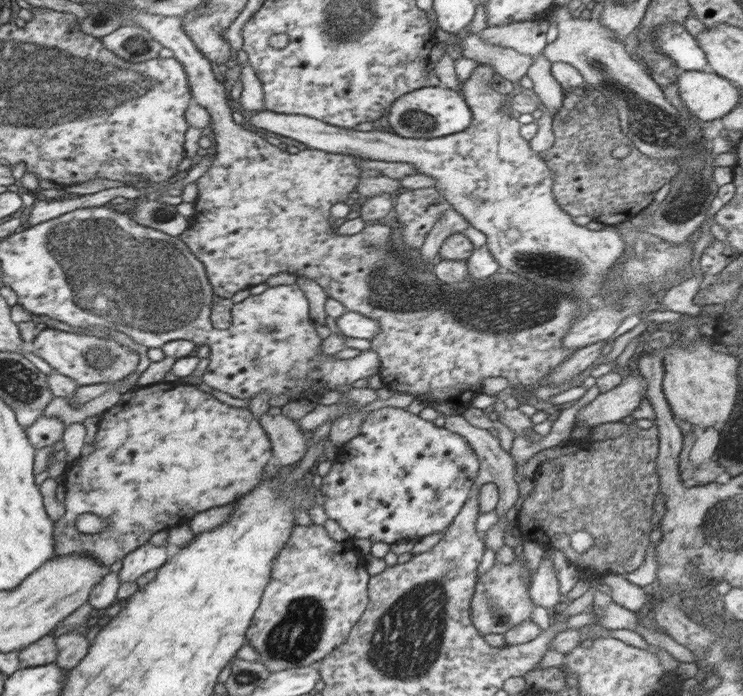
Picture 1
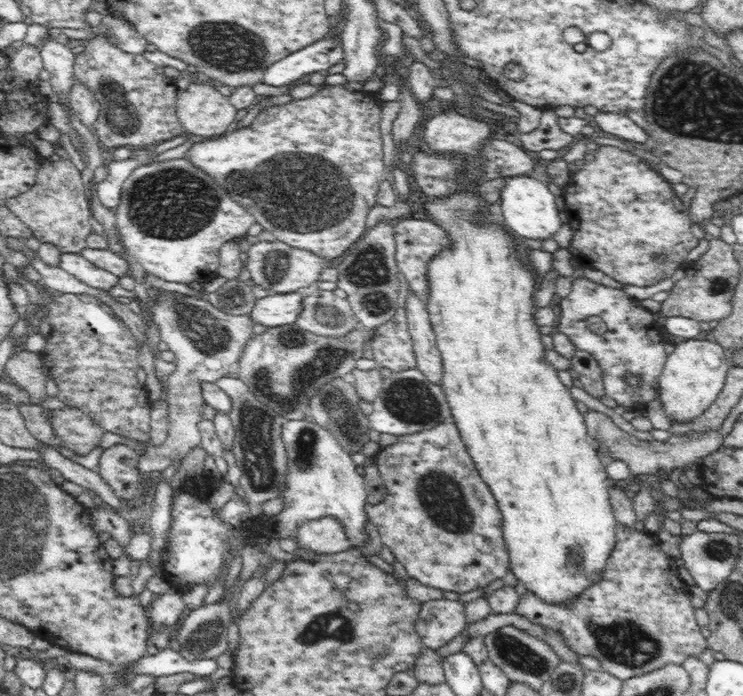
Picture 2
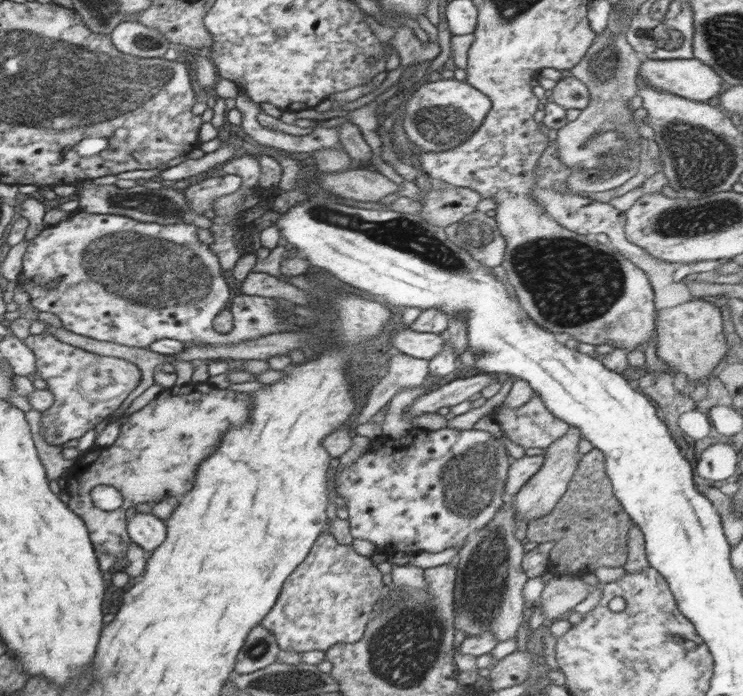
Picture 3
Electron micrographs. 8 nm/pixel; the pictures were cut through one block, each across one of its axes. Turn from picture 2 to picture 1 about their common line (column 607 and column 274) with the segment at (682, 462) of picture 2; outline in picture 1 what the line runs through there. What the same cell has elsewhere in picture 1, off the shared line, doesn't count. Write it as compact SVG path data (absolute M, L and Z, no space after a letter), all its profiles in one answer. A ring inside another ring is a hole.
M262 414L259 420L262 429L271 442L273 461L286 468L293 467L307 452L306 432L299 428L296 421L280 414Z

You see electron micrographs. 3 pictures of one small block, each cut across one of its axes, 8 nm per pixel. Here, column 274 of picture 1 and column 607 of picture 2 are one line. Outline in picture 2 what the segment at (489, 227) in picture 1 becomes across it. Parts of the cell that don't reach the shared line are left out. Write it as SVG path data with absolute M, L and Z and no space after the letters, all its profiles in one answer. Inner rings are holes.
M599 112L593 116L596 124L608 133L614 134L618 138L622 138L628 142L646 142L647 134L640 126L636 125L625 114L616 112Z

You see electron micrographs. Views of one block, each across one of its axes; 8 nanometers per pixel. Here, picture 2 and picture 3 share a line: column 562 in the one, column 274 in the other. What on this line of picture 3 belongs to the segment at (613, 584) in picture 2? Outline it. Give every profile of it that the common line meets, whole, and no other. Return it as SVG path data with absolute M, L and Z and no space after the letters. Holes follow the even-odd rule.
M322 532L299 567L284 581L275 605L262 619L261 625L272 633L281 650L325 651L336 643L356 643L364 636L367 622L384 594L385 584L382 583L382 576L373 557L362 556L354 551L352 544L339 544L332 534Z

